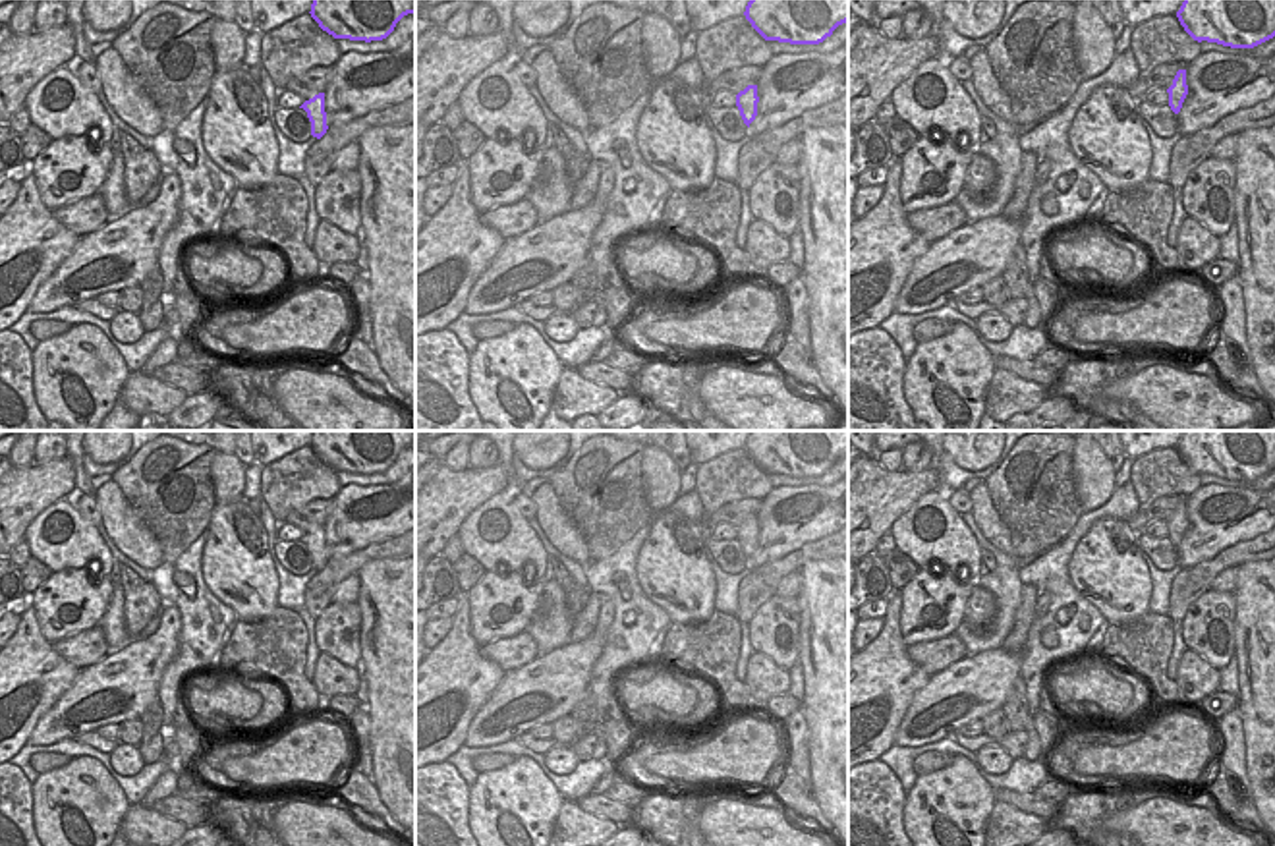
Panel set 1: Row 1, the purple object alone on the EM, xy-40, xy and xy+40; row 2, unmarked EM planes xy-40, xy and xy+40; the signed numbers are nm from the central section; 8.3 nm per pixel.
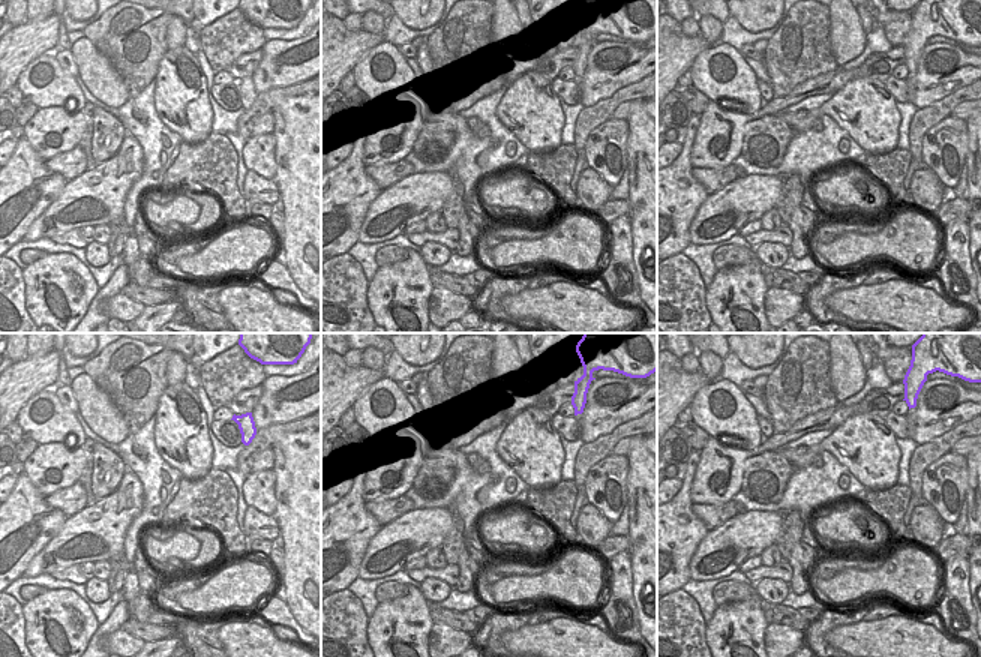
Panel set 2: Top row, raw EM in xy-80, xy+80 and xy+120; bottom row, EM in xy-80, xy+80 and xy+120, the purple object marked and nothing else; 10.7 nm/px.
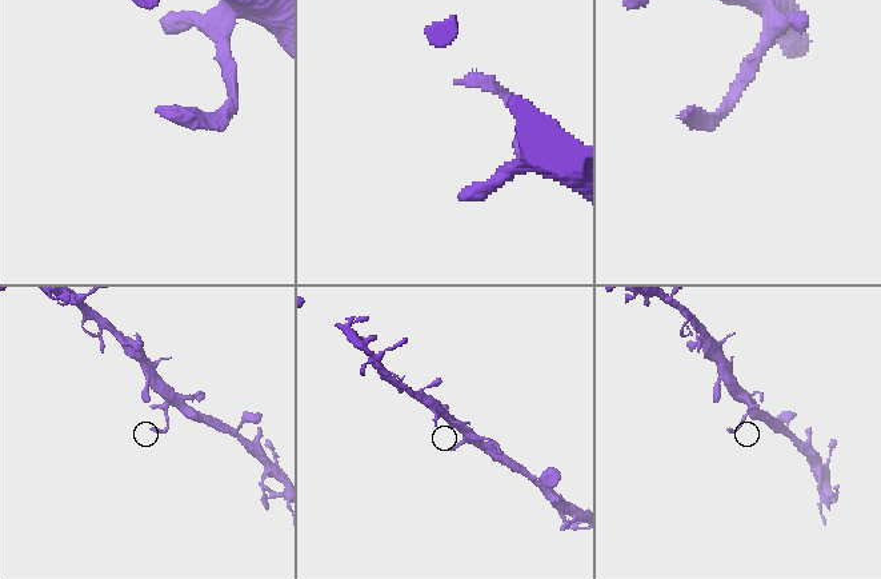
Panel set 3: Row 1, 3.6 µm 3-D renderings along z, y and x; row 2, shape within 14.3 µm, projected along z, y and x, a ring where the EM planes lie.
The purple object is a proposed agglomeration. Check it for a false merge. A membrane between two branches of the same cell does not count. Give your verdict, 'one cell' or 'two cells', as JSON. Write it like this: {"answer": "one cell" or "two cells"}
{"answer": "two cells"}

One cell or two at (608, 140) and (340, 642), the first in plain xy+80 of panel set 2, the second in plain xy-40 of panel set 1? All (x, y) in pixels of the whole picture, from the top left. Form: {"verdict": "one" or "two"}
{"verdict": "one"}

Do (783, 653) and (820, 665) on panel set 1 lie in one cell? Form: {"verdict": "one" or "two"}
{"verdict": "two"}

